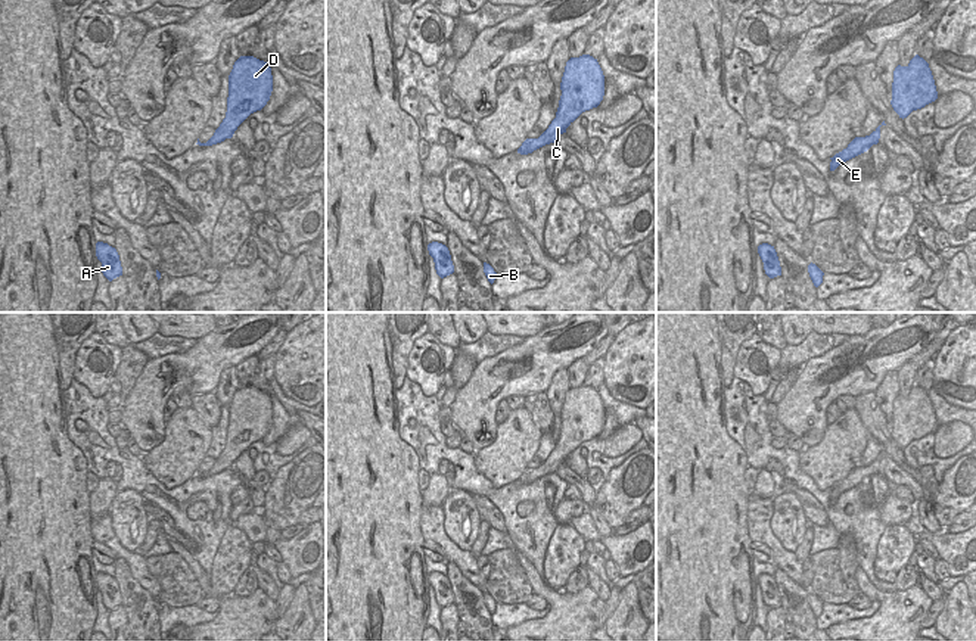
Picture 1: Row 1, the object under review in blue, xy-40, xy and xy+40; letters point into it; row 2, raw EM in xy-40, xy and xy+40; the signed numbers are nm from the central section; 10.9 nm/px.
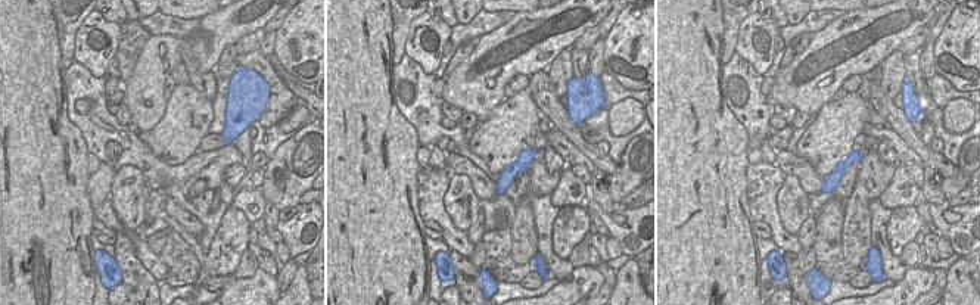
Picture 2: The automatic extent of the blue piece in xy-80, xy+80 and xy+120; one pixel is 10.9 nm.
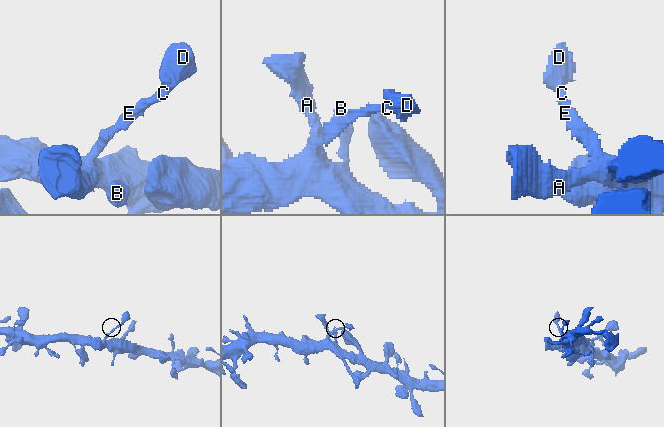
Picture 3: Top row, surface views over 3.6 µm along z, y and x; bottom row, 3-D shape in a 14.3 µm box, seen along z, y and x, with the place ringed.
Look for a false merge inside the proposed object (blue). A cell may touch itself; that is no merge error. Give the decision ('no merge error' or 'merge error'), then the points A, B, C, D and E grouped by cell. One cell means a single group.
no merge error; groups A B C D E

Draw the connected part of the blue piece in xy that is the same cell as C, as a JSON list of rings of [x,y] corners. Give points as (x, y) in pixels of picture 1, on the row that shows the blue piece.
[[[590,55],[571,57],[565,66],[560,90],[556,118],[538,139],[526,139],[517,153],[528,155],[554,143],[582,112],[600,105],[604,96],[604,75],[597,59]]]

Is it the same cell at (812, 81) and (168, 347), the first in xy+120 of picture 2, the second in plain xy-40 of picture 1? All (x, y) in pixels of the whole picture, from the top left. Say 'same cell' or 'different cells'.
different cells

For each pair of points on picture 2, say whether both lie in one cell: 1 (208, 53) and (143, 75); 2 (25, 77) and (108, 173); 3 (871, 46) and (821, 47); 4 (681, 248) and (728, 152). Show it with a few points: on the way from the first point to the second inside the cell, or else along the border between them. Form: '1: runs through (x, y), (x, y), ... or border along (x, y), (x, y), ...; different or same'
1: runs through (192, 44), (173, 44), (156, 59); same
2: border along (89, 176), (87, 196), (93, 209); different
3: runs through (858, 55), (851, 58), (845, 50), (834, 50); same
4: runs through (683, 224), (683, 212), (716, 176); same

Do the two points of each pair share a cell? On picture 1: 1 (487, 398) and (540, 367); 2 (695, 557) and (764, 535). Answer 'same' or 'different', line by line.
1: same
2: different

